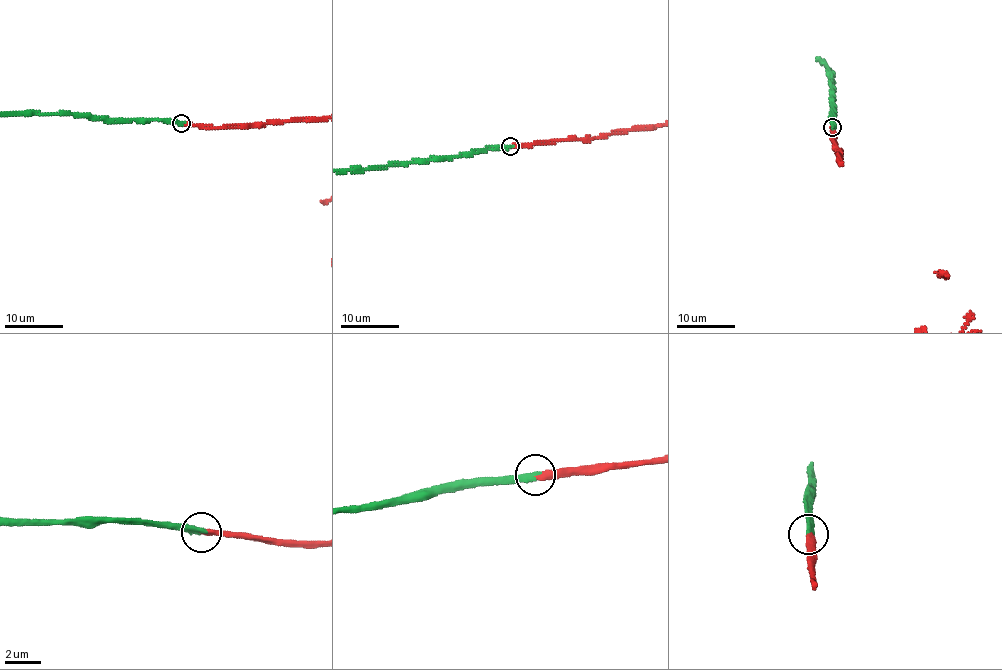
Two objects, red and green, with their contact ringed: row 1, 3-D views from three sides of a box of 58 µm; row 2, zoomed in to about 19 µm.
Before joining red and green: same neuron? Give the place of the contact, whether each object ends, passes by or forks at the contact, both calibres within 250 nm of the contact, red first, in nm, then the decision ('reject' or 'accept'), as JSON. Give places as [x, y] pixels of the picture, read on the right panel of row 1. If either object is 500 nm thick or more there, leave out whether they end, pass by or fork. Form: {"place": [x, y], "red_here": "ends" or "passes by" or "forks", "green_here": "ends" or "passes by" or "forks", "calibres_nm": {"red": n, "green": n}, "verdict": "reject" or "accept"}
{"place": [832, 127], "red_here": "ends", "green_here": "ends", "calibres_nm": {"red": 320, "green": 360}, "verdict": "accept"}

